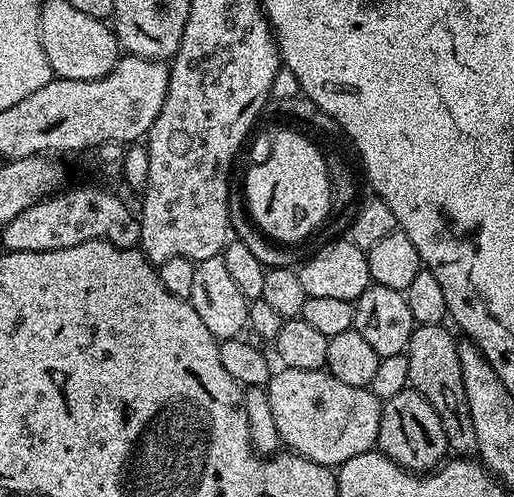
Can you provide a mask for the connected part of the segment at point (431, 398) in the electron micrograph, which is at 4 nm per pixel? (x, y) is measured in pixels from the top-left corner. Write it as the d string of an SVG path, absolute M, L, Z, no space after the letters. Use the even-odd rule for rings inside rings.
M417 324L410 334L406 353L410 366L408 382L422 398L426 398L426 402L430 402L430 406L434 406L434 414L442 418L449 449L457 457L472 458L477 455L478 434L474 434L474 418L470 418L470 402L466 402L462 362L458 362L458 340L452 337L451 331L453 329L444 324Z

